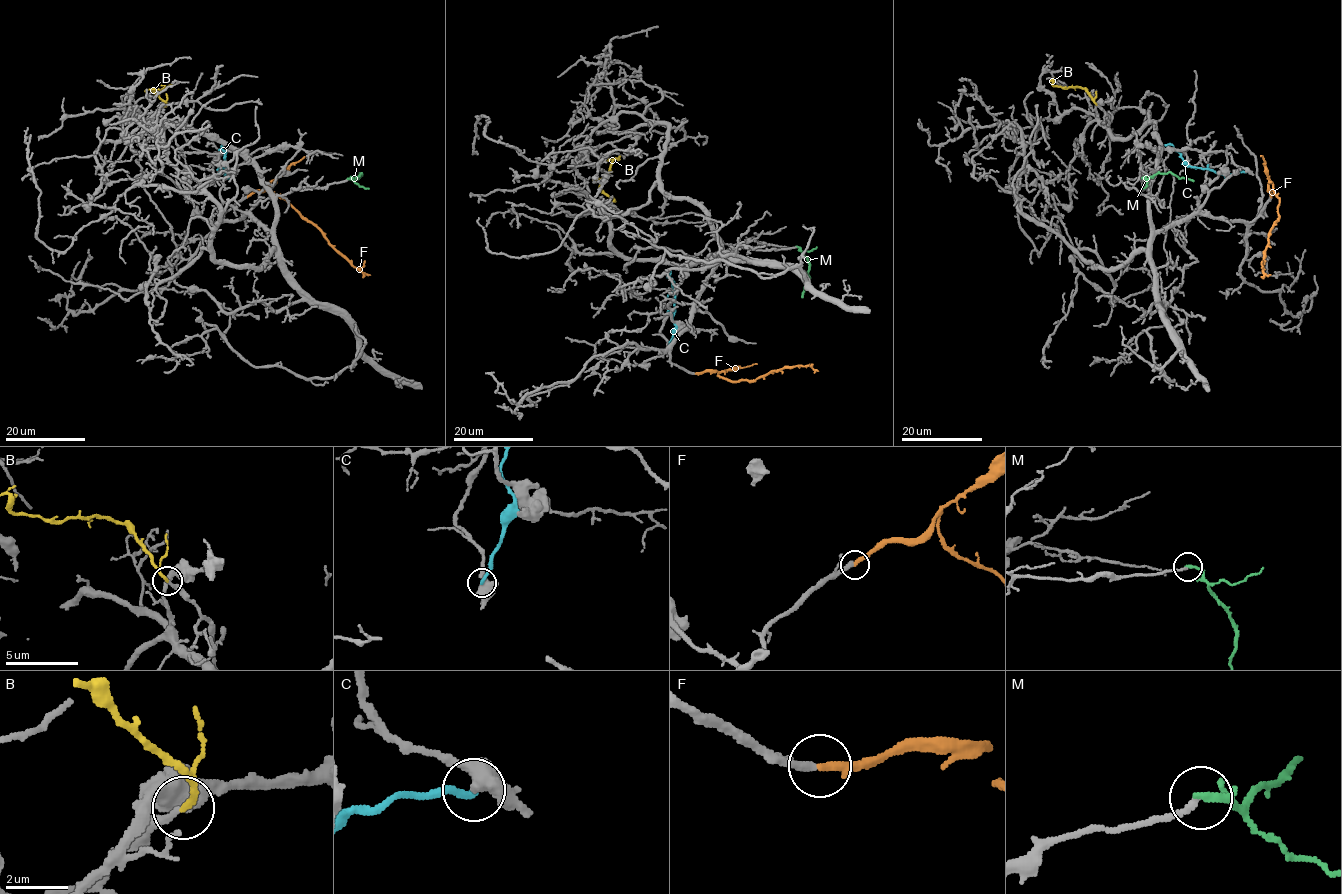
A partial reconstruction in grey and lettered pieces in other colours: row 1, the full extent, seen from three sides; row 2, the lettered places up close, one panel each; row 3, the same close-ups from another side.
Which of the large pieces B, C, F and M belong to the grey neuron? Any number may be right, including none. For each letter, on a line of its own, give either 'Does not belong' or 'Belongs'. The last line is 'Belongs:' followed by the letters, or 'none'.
B: Belongs
C: Does not belong
F: Belongs
M: Does not belong
Belongs: B, F

